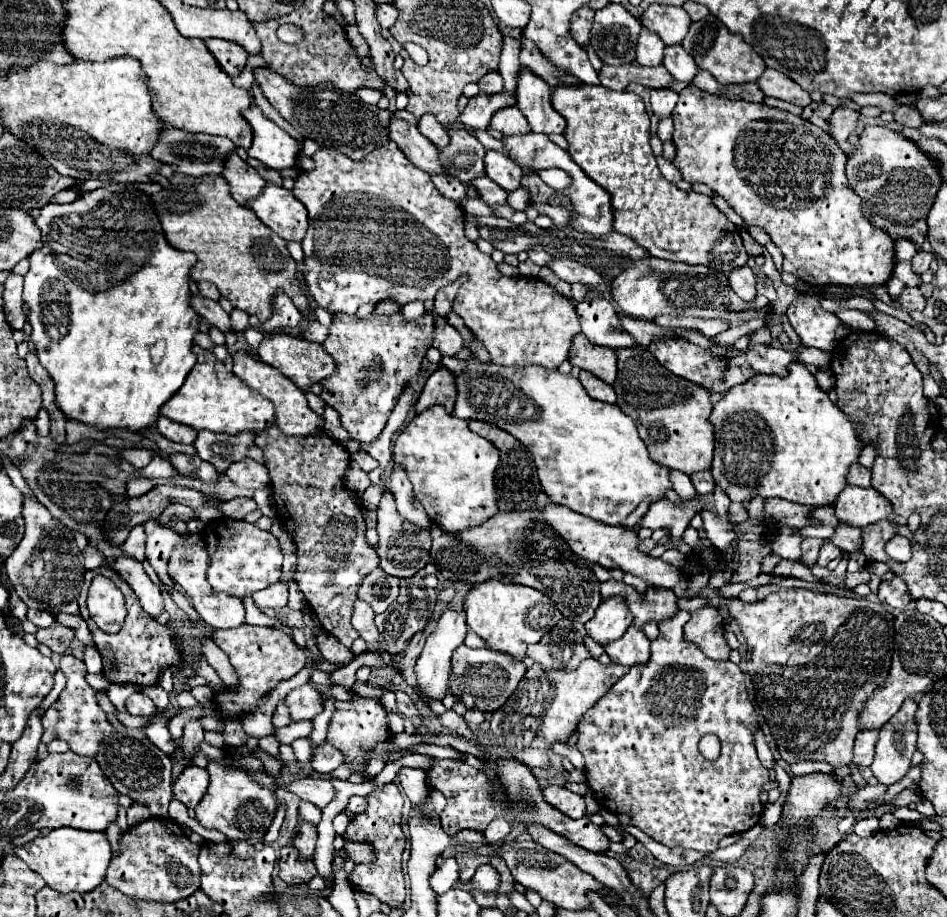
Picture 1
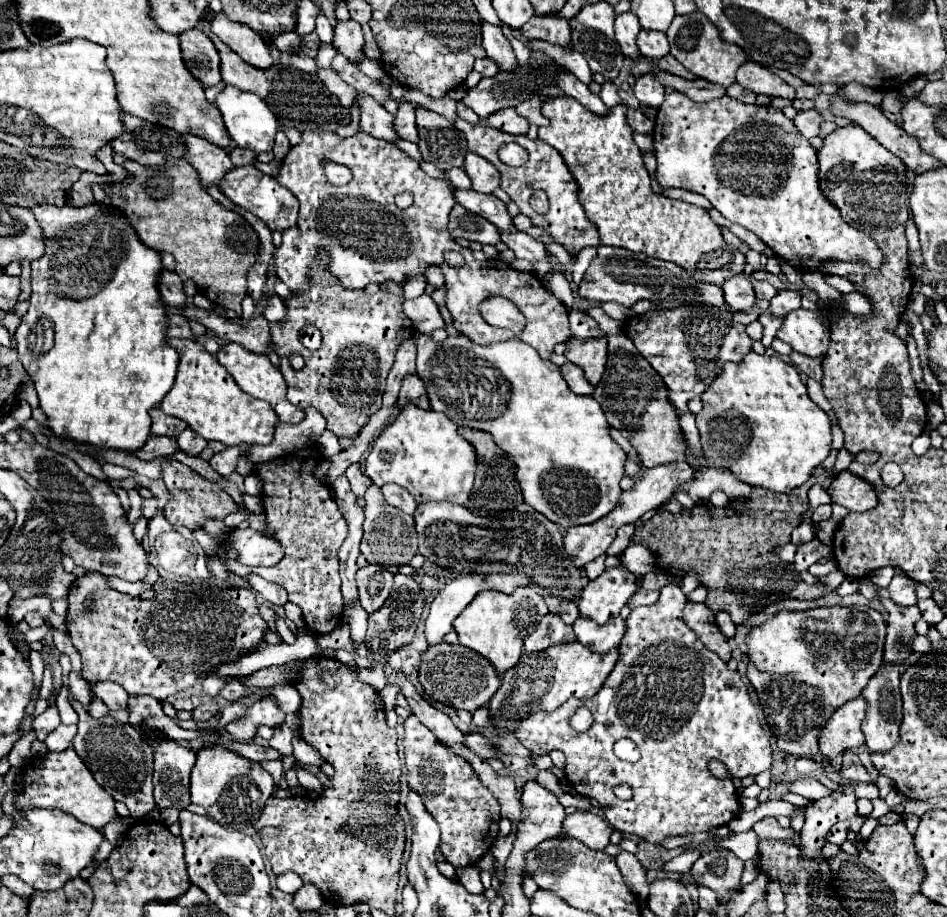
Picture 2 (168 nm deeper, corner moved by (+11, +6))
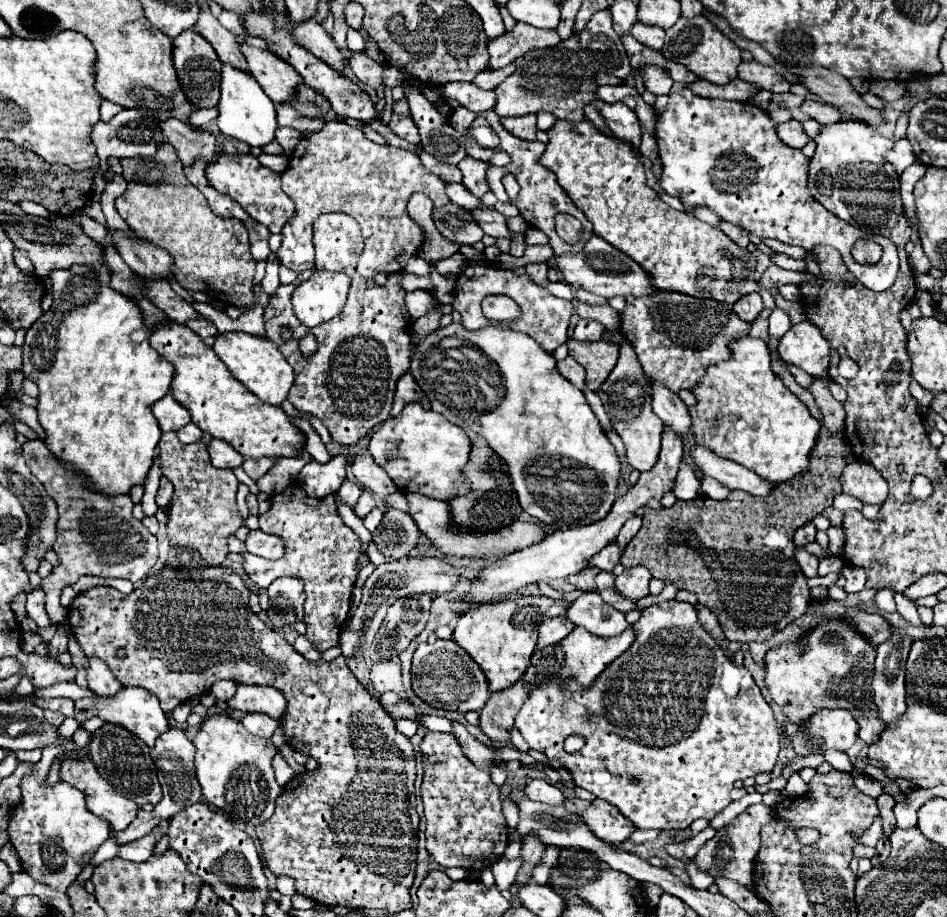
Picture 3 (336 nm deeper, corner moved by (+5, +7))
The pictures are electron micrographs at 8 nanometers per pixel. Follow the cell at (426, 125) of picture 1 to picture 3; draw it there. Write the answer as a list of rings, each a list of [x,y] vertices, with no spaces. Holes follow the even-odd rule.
[[[392,115],[390,129],[392,129],[398,137],[406,139],[408,143],[416,143],[416,145],[420,143],[418,129],[416,129],[416,125],[414,125],[414,121],[412,121],[410,115]]]

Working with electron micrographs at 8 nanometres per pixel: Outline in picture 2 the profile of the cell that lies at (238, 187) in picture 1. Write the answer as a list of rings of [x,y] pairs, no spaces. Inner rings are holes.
[[[182,134],[180,138],[186,146],[186,158],[198,172],[202,186],[220,184],[220,178],[224,178],[224,174],[232,168],[228,152],[192,134]]]

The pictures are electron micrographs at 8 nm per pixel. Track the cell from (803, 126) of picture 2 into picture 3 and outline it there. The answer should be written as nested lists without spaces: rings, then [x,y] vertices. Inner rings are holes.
[[[792,119],[792,121],[788,121],[788,123],[780,123],[780,125],[778,125],[778,137],[780,137],[786,145],[796,147],[796,149],[802,149],[802,147],[810,141],[810,137],[806,135],[806,131],[802,129],[802,123],[796,121],[796,119]]]

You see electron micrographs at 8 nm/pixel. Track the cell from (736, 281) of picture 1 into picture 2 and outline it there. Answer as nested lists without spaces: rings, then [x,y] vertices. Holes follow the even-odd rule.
[[[738,274],[734,278],[730,278],[724,286],[724,300],[730,306],[732,312],[744,312],[750,310],[754,304],[754,288],[750,284],[750,278],[746,274]]]

